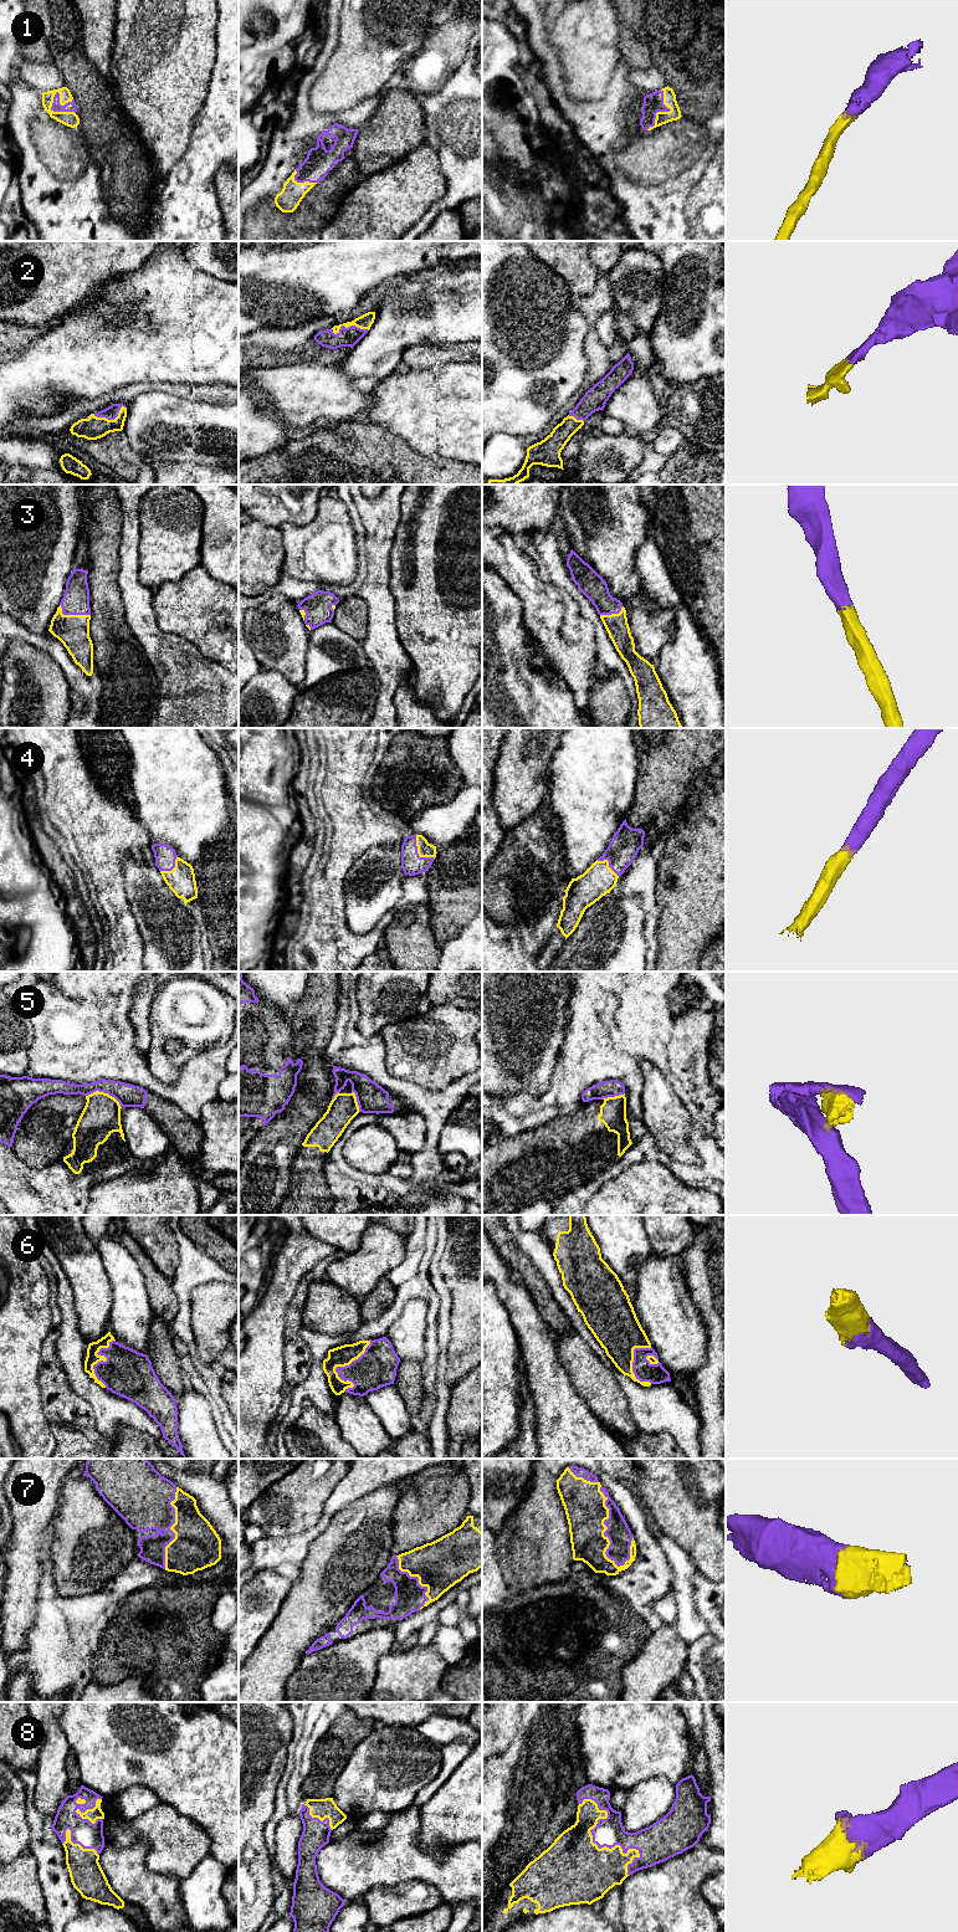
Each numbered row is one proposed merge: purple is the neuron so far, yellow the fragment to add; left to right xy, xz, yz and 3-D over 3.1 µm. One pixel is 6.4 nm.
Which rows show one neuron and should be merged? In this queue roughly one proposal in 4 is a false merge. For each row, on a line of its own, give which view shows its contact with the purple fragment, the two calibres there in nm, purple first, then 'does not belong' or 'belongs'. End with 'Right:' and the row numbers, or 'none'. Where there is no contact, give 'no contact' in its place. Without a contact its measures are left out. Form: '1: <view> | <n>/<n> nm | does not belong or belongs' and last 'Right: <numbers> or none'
1: xy | 60/100 nm | belongs
2: xz | 130/100 nm | belongs
3: xy | 180/200 nm | belongs
4: xz | 140/100 nm | belongs
5: xy | 150/260 nm | does not belong
6: xz | 260/130 nm | belongs
7: yz | 150/260 nm | belongs
8: yz | 180/440 nm | belongs
Right: 1, 2, 3, 4, 6, 7, 8

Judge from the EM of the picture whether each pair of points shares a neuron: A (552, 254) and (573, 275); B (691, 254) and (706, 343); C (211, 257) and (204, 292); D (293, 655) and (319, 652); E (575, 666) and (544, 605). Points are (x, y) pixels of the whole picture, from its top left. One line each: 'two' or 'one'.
A: one
B: one
C: two
D: two
E: one

